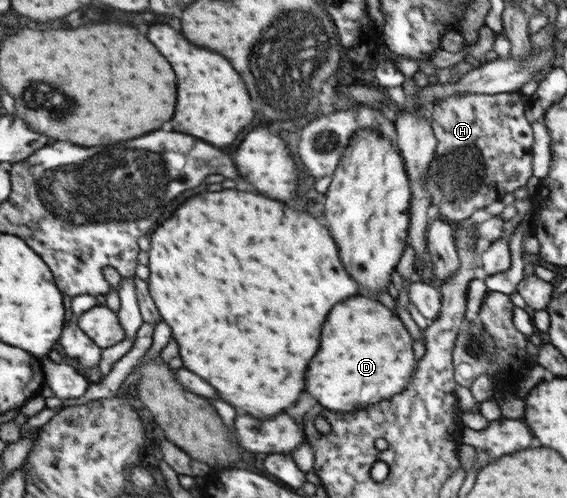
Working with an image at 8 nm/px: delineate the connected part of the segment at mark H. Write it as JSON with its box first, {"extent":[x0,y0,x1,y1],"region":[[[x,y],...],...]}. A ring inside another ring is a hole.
{"extent":[426,91,531,226],"region":[[[517,91],[495,95],[462,93],[445,97],[430,108],[430,127],[436,148],[428,165],[431,182],[427,182],[426,177],[426,190],[430,195],[430,205],[435,205],[439,217],[452,226],[471,217],[471,211],[497,201],[503,193],[513,193],[531,177],[531,129],[524,117],[525,98]]]}

